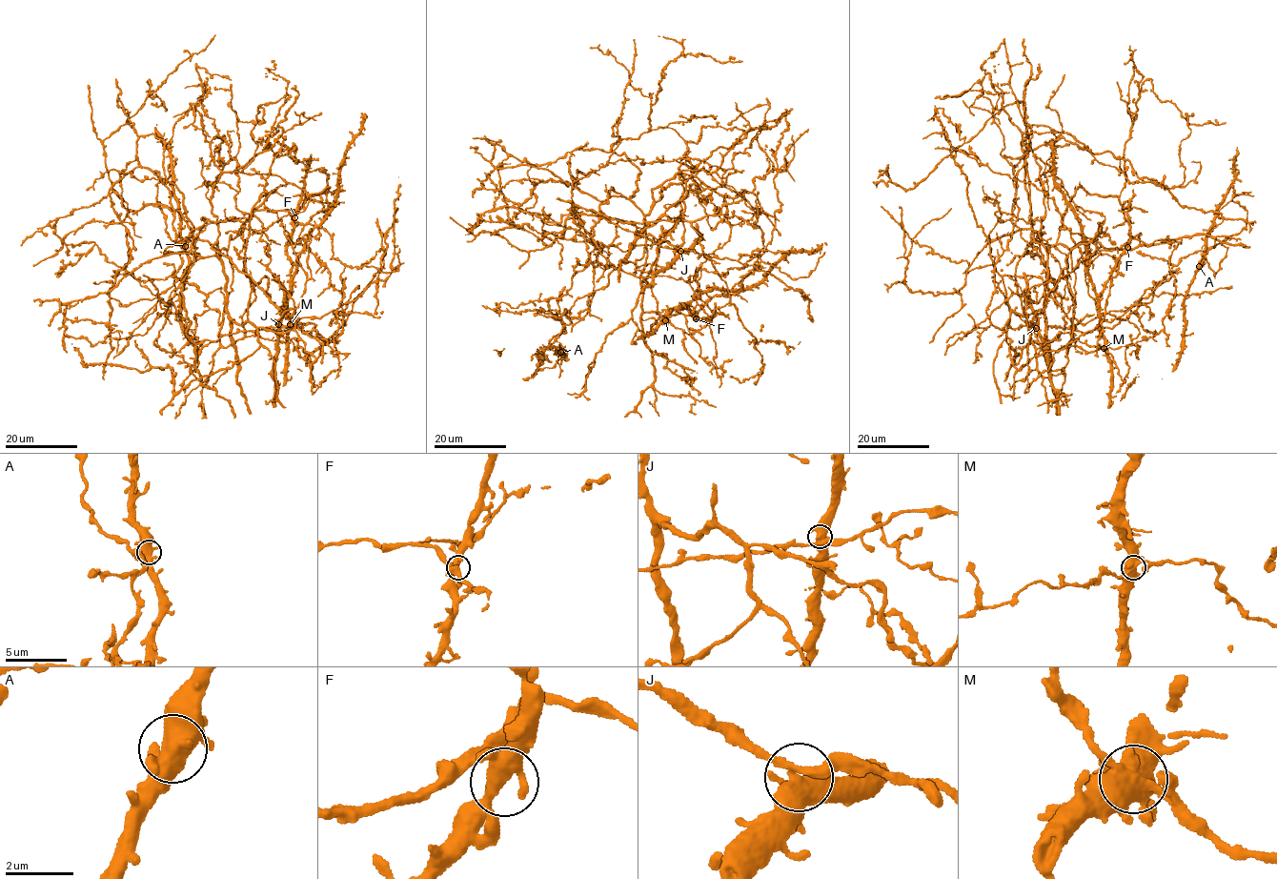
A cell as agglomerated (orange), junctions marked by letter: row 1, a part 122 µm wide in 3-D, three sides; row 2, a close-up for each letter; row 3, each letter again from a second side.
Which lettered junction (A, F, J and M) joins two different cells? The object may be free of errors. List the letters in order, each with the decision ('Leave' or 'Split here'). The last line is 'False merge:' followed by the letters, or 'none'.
A: Leave
F: Leave
J: Leave
M: Leave
False merge: none

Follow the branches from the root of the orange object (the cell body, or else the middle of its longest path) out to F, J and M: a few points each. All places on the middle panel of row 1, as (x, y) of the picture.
F: (645, 222), (647, 252), (640, 278), (644, 312), (693, 315), (696, 318)
J: (645, 222), (631, 201), (612, 187), (607, 191), (598, 208), (603, 217), (680, 251)
M: (645, 222), (641, 259), (609, 267), (643, 278), (666, 320)

